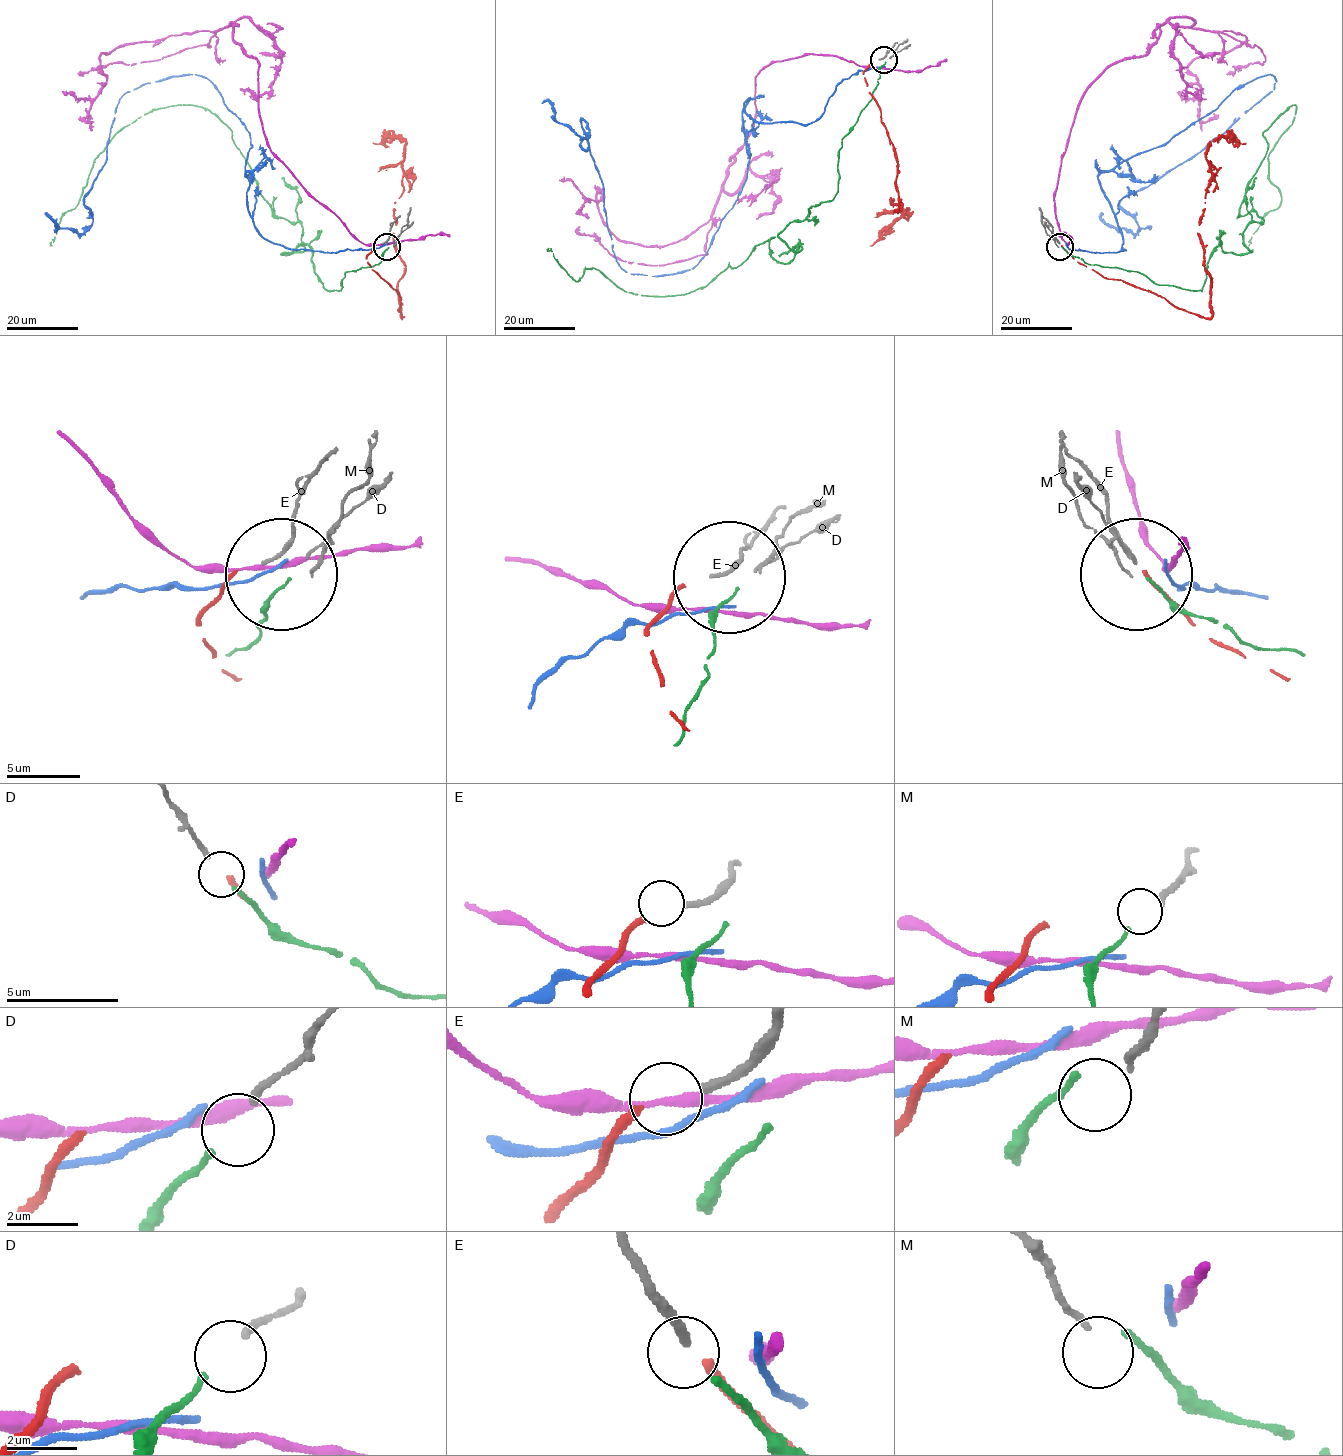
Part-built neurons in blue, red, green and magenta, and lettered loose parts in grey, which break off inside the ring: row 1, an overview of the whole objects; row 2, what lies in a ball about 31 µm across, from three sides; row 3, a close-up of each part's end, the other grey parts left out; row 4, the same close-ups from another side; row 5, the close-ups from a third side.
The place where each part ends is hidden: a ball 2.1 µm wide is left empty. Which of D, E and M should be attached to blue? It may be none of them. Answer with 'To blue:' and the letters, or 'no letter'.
To blue: no letter

